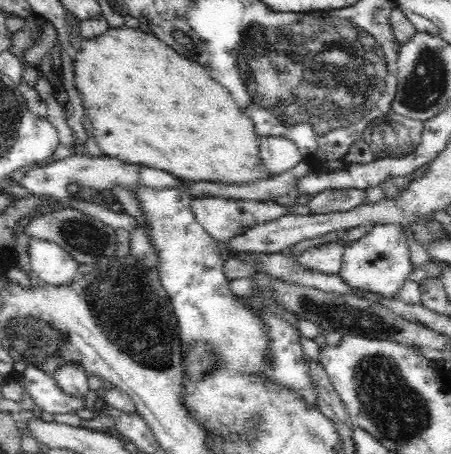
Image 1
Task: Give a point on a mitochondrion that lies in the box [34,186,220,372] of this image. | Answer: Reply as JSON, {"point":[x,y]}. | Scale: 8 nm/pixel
{"point":[78,233]}

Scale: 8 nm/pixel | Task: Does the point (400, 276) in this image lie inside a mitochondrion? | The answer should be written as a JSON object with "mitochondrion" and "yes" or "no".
{"mitochondrion":"no"}

